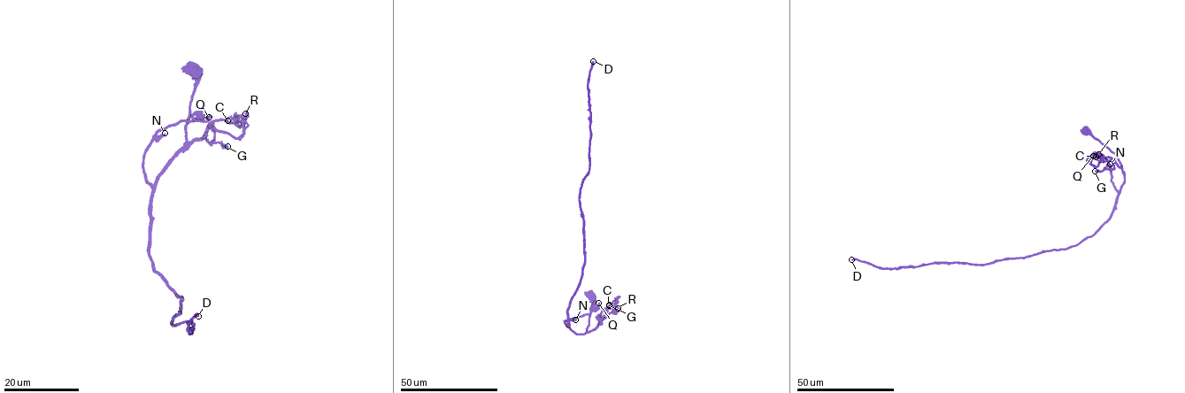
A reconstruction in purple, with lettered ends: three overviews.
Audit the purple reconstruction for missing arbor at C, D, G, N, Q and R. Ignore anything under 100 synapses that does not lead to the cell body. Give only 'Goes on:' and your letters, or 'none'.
Goes on: D

